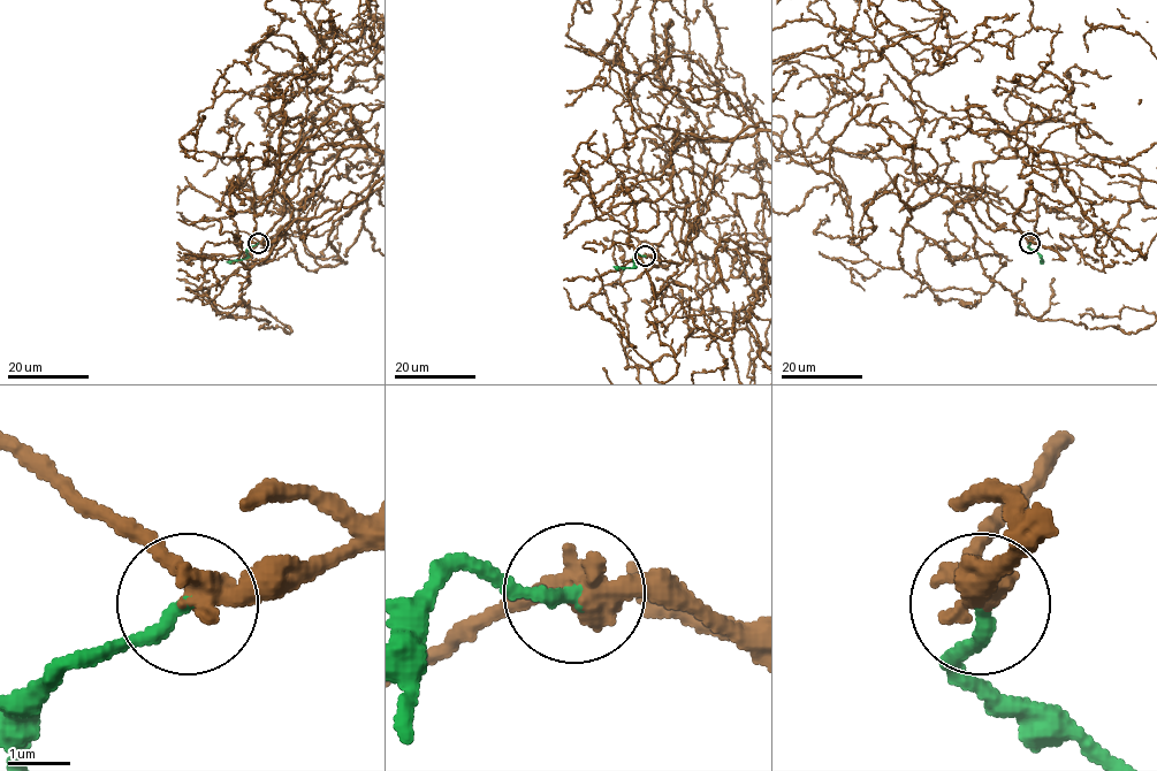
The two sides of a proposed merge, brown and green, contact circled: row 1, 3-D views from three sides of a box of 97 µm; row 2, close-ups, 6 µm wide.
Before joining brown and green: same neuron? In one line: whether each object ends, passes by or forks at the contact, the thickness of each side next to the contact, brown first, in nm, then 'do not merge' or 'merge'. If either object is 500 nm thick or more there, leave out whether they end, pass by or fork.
brown passes by | green ends | 400/240 nm | merge

